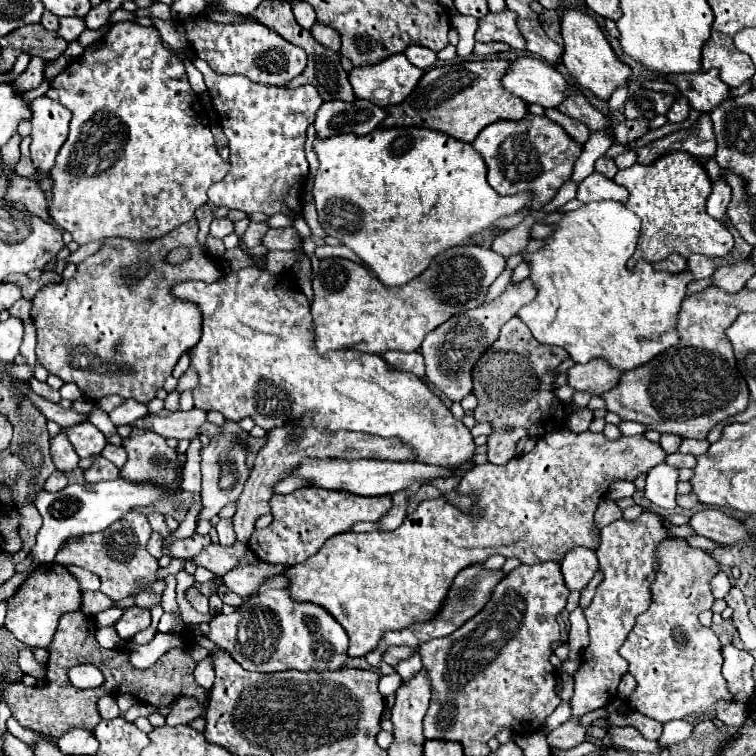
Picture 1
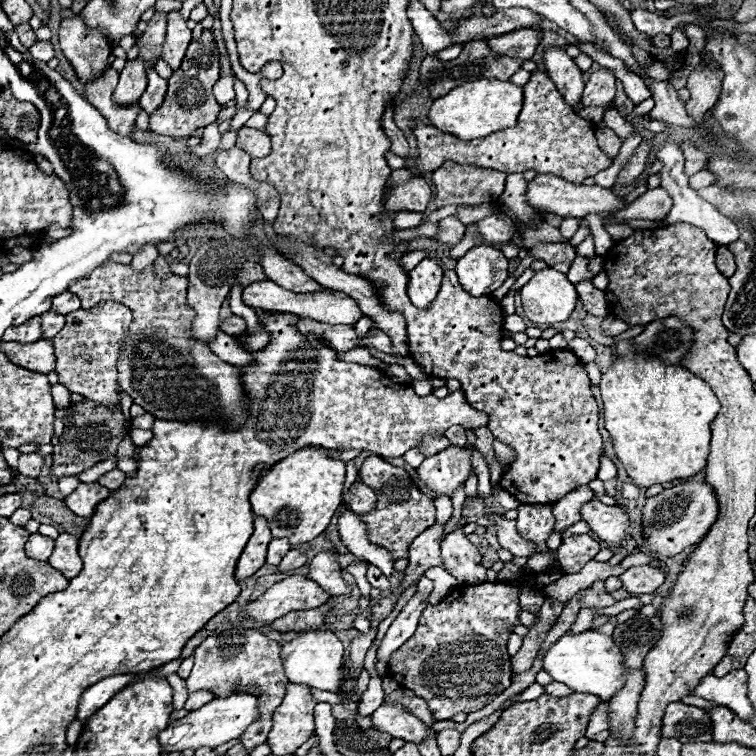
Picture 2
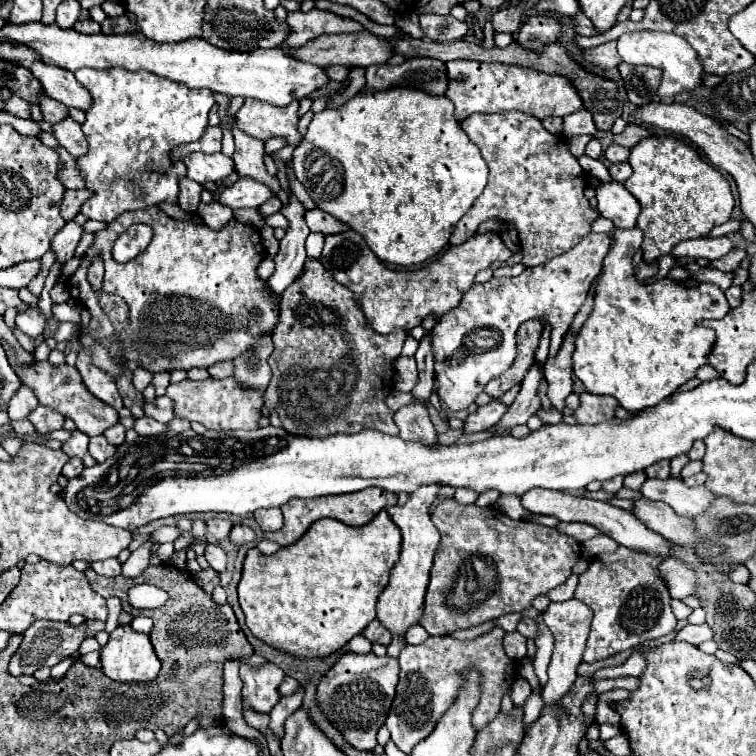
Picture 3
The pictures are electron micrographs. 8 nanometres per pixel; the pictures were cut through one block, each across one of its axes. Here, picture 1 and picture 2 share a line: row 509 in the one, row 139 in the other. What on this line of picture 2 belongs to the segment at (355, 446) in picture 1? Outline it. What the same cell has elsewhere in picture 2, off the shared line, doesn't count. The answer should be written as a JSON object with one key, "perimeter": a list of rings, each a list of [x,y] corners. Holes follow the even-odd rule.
{"perimeter":[[[242,126],[238,130],[236,146],[242,148],[244,152],[248,152],[252,158],[262,158],[262,156],[268,156],[268,152],[270,152],[270,138],[256,128]]]}

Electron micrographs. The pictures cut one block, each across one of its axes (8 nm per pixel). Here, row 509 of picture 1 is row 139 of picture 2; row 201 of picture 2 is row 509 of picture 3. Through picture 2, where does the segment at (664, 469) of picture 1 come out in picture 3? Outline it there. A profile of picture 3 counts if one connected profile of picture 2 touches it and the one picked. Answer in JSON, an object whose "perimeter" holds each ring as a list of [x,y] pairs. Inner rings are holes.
{"perimeter":[[[666,478],[666,480],[646,480],[640,490],[648,500],[666,502],[678,516],[694,518],[702,514],[710,502],[716,498],[706,486],[688,488],[682,478]]]}

